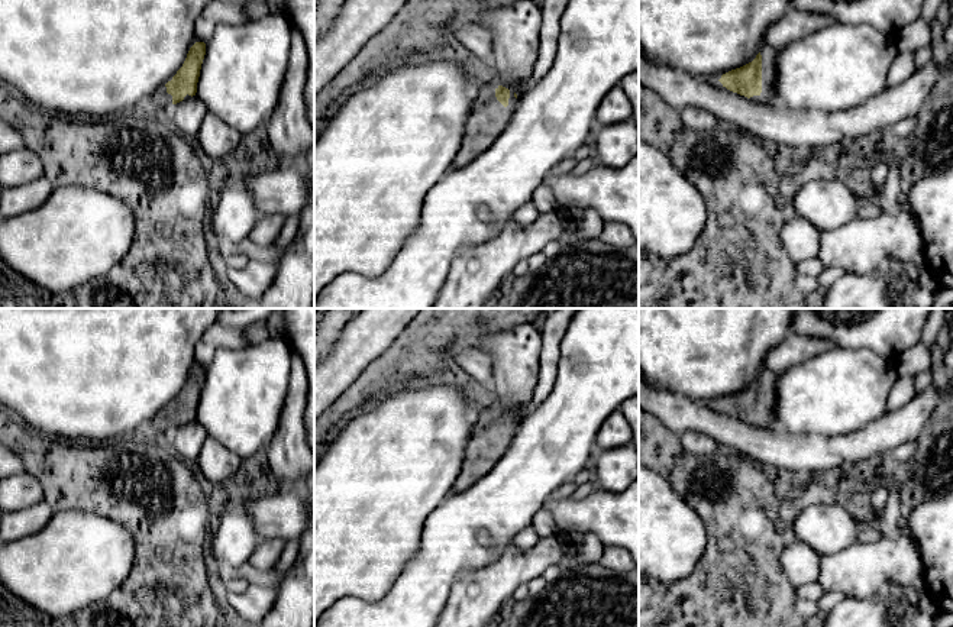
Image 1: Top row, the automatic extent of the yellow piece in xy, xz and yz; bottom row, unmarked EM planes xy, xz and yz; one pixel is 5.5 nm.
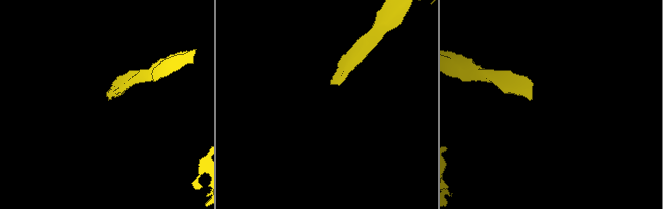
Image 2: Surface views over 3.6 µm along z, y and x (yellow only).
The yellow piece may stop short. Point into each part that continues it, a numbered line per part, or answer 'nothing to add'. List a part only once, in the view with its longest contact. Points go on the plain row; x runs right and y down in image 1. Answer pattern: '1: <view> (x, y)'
1: yz (769, 378)

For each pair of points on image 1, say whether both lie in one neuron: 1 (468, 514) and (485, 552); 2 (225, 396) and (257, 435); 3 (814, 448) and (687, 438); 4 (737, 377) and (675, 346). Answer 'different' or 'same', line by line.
1: same
2: same
3: different
4: same

